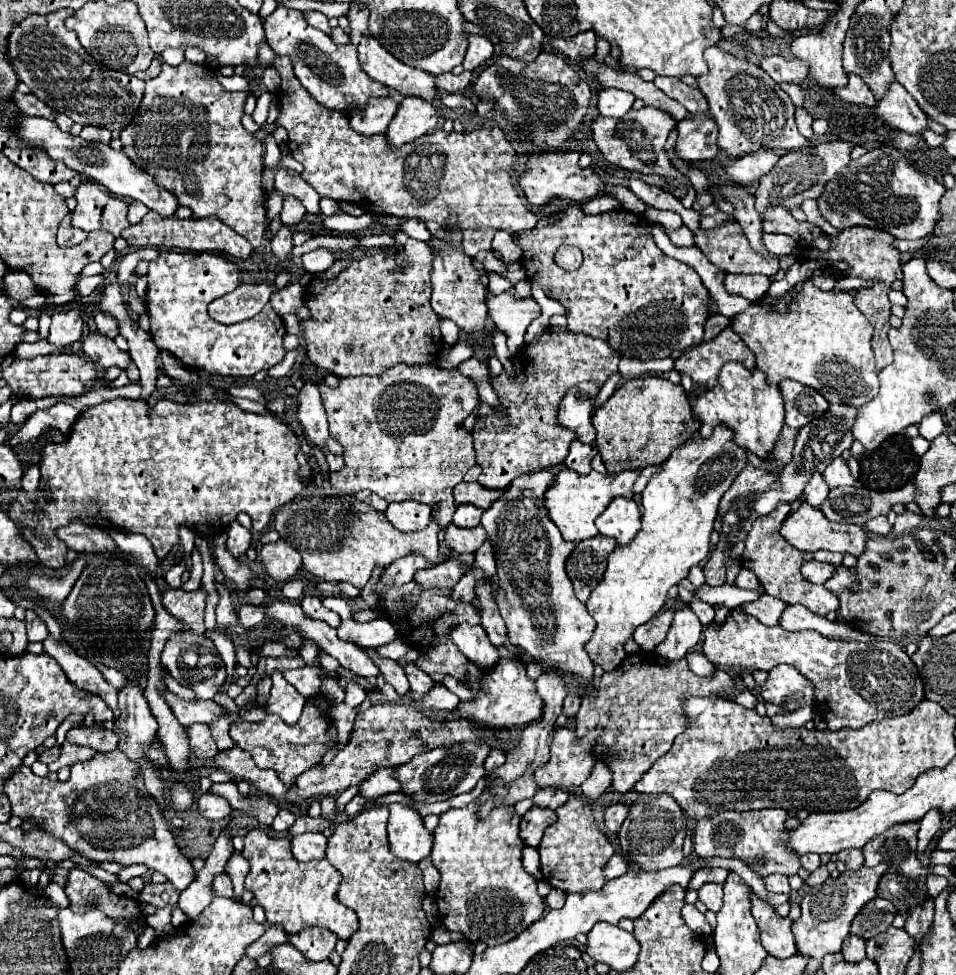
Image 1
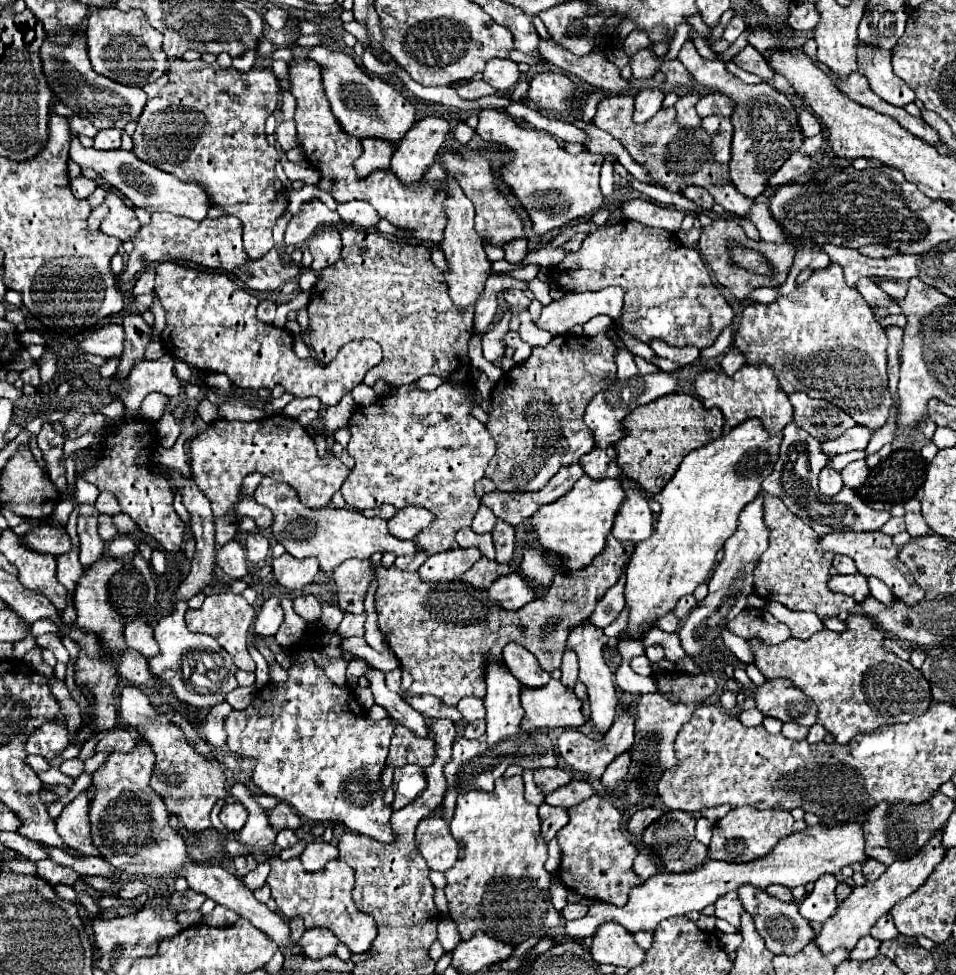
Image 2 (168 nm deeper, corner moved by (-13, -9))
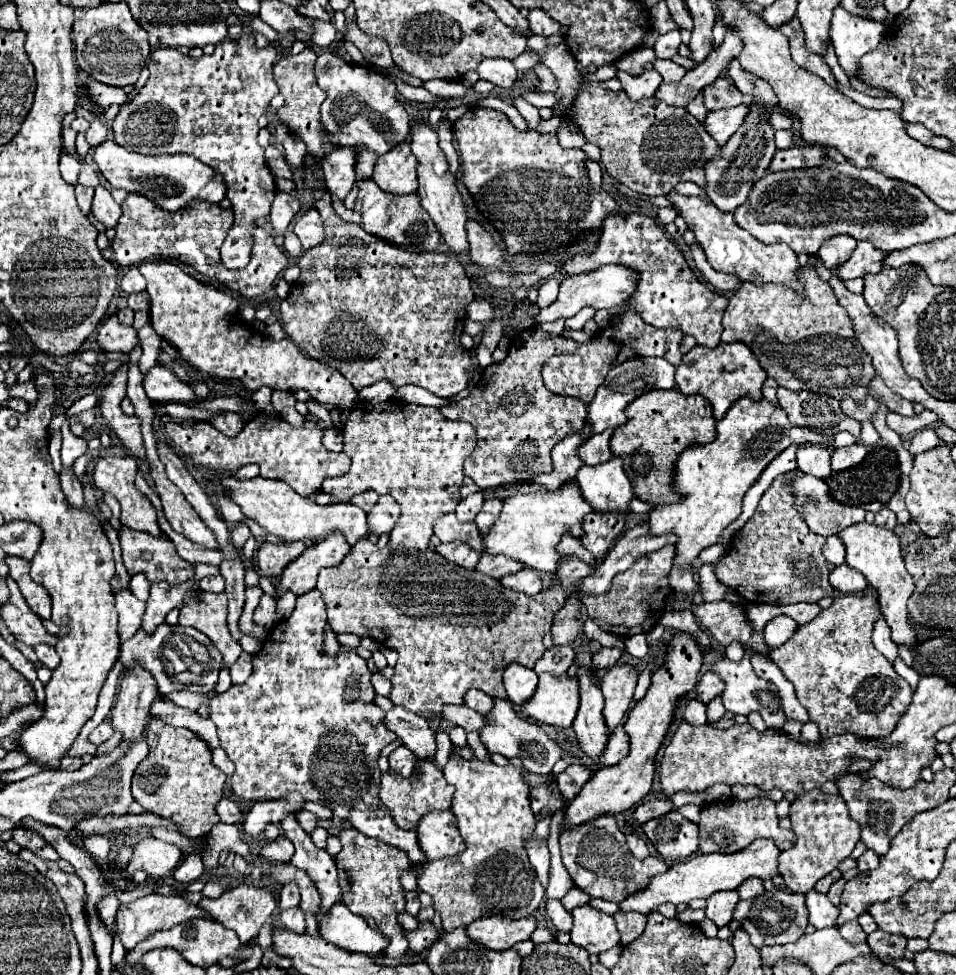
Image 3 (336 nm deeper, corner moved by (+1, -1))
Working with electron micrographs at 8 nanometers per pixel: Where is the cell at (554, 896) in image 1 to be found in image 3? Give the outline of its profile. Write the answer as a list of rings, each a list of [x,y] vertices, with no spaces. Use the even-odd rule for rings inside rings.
[[[572,887],[564,897],[562,897],[562,905],[568,909],[568,911],[574,911],[576,907],[580,905],[586,905],[590,901],[590,895],[580,891],[578,887]]]

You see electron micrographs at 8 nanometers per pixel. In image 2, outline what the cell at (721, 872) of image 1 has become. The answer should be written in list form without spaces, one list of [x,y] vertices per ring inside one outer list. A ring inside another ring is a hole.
[[[742,887],[742,891],[738,895],[742,899],[744,909],[752,917],[760,915],[760,921],[754,921],[754,923],[756,923],[756,931],[766,941],[768,951],[772,951],[776,955],[796,955],[798,951],[802,951],[816,937],[816,933],[810,927],[810,921],[806,921],[798,913],[798,905],[796,903],[784,903],[784,901],[778,901],[778,899],[770,899],[770,895],[766,895],[764,889],[762,891],[754,891],[754,887]]]

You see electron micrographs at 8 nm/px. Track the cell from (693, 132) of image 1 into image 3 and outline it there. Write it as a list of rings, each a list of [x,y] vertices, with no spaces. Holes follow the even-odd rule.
[[[744,103],[738,105],[738,107],[734,107],[734,109],[710,111],[706,115],[704,127],[710,133],[710,137],[716,139],[716,143],[722,147],[736,133],[736,129],[740,127],[740,123],[746,117],[746,113],[748,113],[748,107]]]

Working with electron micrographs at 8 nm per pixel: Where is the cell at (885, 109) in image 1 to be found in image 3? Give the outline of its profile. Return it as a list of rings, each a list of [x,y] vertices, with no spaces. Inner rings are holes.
[[[836,7],[830,27],[830,39],[834,41],[838,63],[842,65],[846,75],[860,79],[860,59],[868,51],[874,51],[878,47],[884,31],[886,23],[854,17],[842,7]]]

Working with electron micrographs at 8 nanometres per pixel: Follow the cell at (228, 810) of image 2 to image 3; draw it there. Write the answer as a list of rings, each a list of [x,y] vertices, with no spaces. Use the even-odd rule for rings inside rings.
[[[224,797],[224,799],[218,801],[216,813],[218,813],[218,817],[220,817],[222,823],[238,823],[238,821],[242,819],[242,809],[240,809],[240,805],[238,805],[236,801],[228,799],[228,797]]]

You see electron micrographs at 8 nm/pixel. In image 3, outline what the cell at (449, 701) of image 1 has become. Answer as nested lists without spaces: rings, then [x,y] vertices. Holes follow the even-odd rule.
[[[470,689],[470,691],[464,695],[464,705],[470,707],[470,709],[474,709],[474,711],[478,711],[478,713],[482,713],[482,715],[486,715],[486,713],[490,711],[490,707],[492,707],[492,699],[490,699],[490,695],[486,695],[484,691]]]

